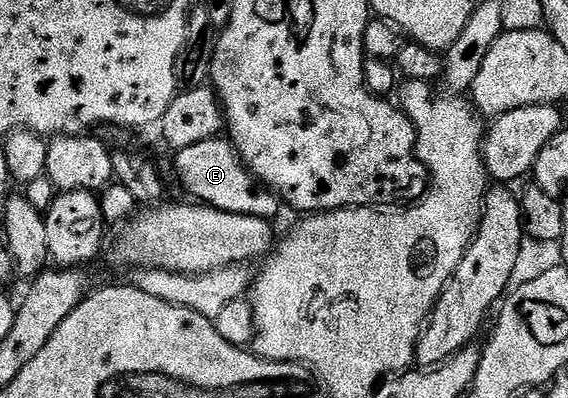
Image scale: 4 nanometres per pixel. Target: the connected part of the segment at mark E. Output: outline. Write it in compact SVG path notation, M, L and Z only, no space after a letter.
M214 139L195 143L191 147L176 150L177 177L185 184L190 198L218 209L241 216L257 216L268 219L275 218L277 212L283 209L283 202L268 185L257 180L253 172L247 168L233 142L228 139Z

